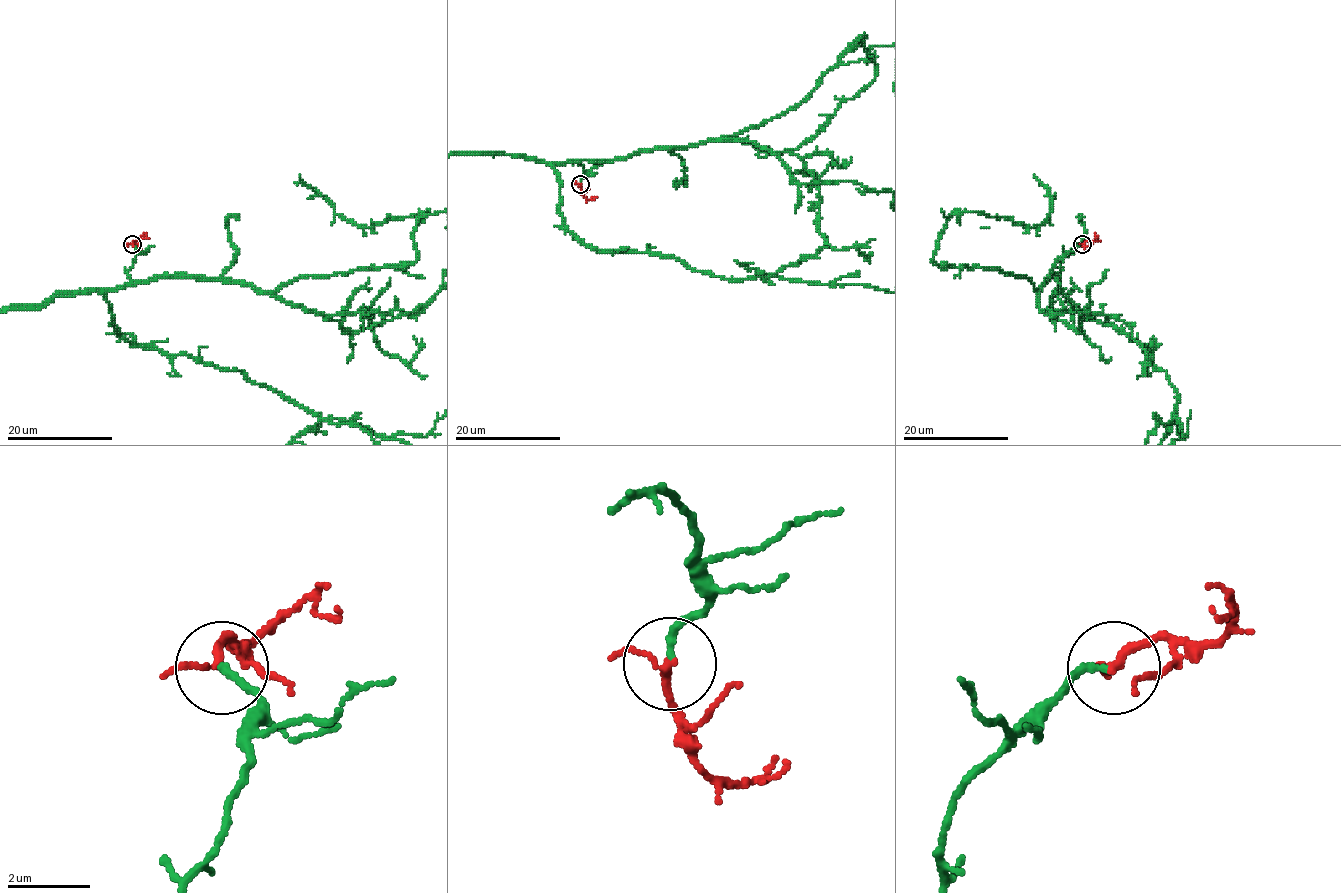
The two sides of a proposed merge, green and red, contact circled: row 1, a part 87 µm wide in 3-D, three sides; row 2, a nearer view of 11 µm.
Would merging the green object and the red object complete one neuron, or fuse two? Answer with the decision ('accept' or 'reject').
accept

